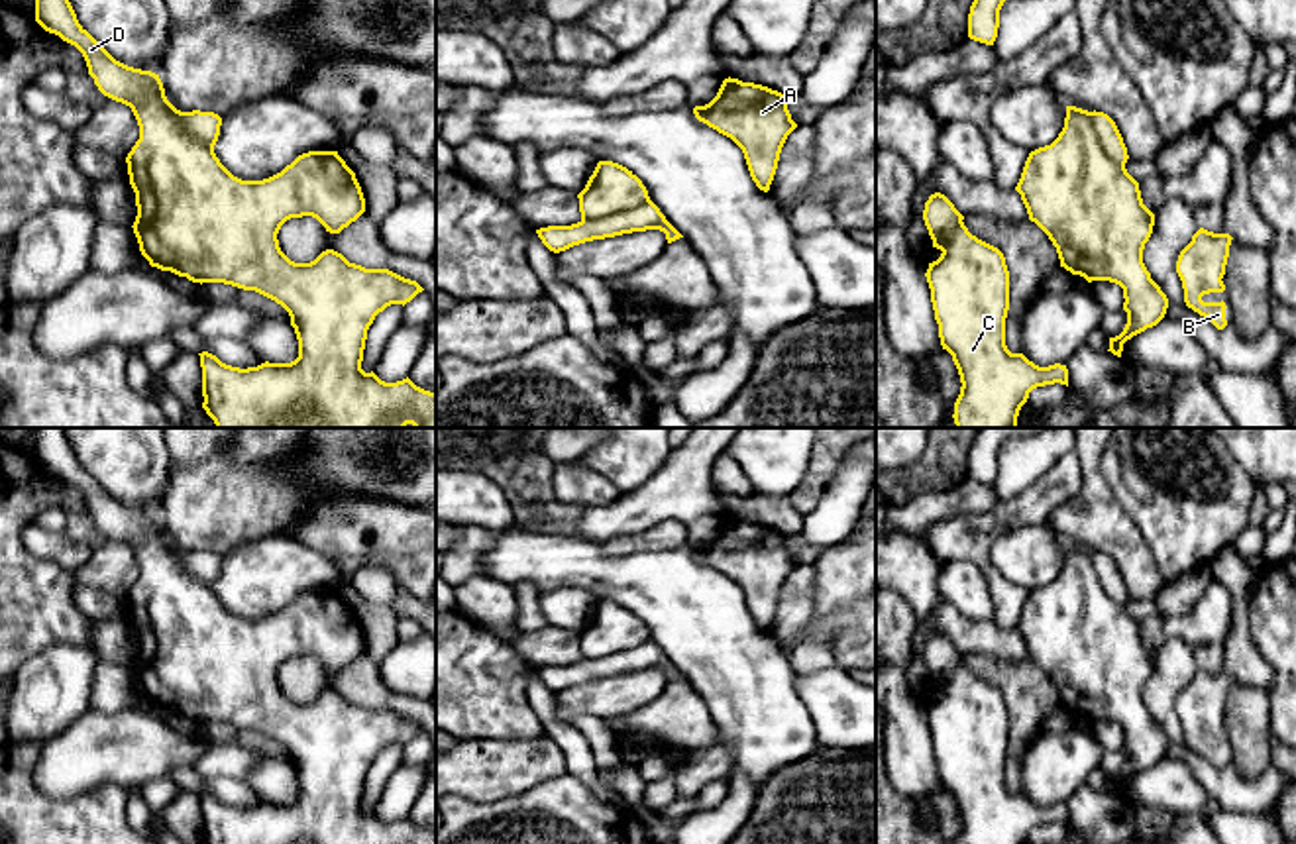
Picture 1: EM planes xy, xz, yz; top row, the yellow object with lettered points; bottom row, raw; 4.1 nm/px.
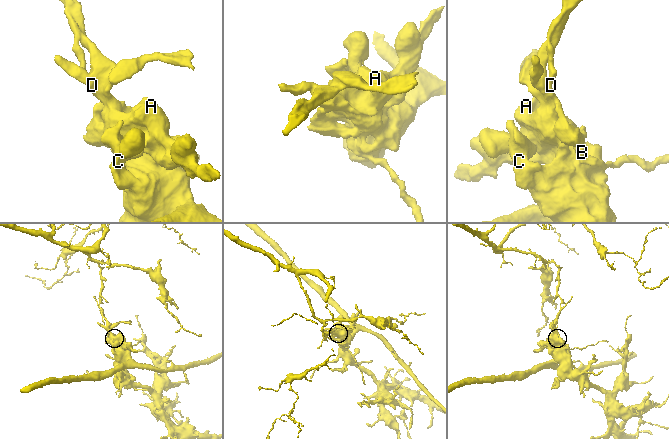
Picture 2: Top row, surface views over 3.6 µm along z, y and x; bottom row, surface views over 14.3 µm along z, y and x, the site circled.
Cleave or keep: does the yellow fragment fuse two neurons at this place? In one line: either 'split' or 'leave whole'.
split

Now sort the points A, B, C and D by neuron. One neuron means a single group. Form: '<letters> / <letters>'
A C / B D

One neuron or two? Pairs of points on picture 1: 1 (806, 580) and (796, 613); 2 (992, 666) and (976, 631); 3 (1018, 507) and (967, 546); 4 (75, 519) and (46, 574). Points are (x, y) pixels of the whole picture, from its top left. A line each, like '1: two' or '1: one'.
1: one
2: two
3: one
4: two

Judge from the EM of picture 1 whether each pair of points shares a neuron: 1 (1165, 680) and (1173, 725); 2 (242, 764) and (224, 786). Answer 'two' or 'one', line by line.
1: one
2: two

